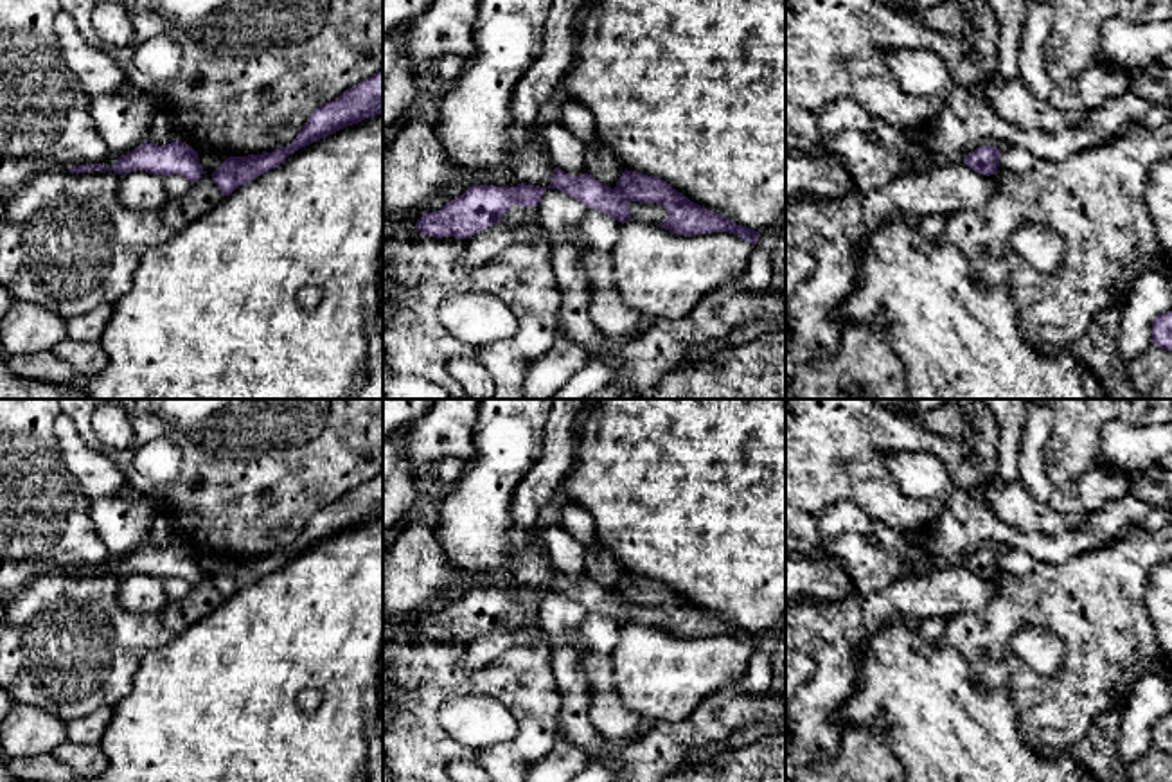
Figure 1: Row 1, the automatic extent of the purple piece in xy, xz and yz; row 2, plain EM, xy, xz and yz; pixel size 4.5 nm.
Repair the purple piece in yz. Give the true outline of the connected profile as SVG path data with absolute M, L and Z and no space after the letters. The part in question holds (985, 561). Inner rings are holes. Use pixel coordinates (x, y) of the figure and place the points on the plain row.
M980 548L972 555L965 557L963 566L985 579L990 579L999 570L999 552L992 548Z

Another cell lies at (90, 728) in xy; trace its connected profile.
M101 706L90 715L67 723L68 741L77 744L99 744L111 719L111 708Z

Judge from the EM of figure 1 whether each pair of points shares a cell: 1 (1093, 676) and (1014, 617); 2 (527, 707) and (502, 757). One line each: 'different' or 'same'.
1: same
2: same

